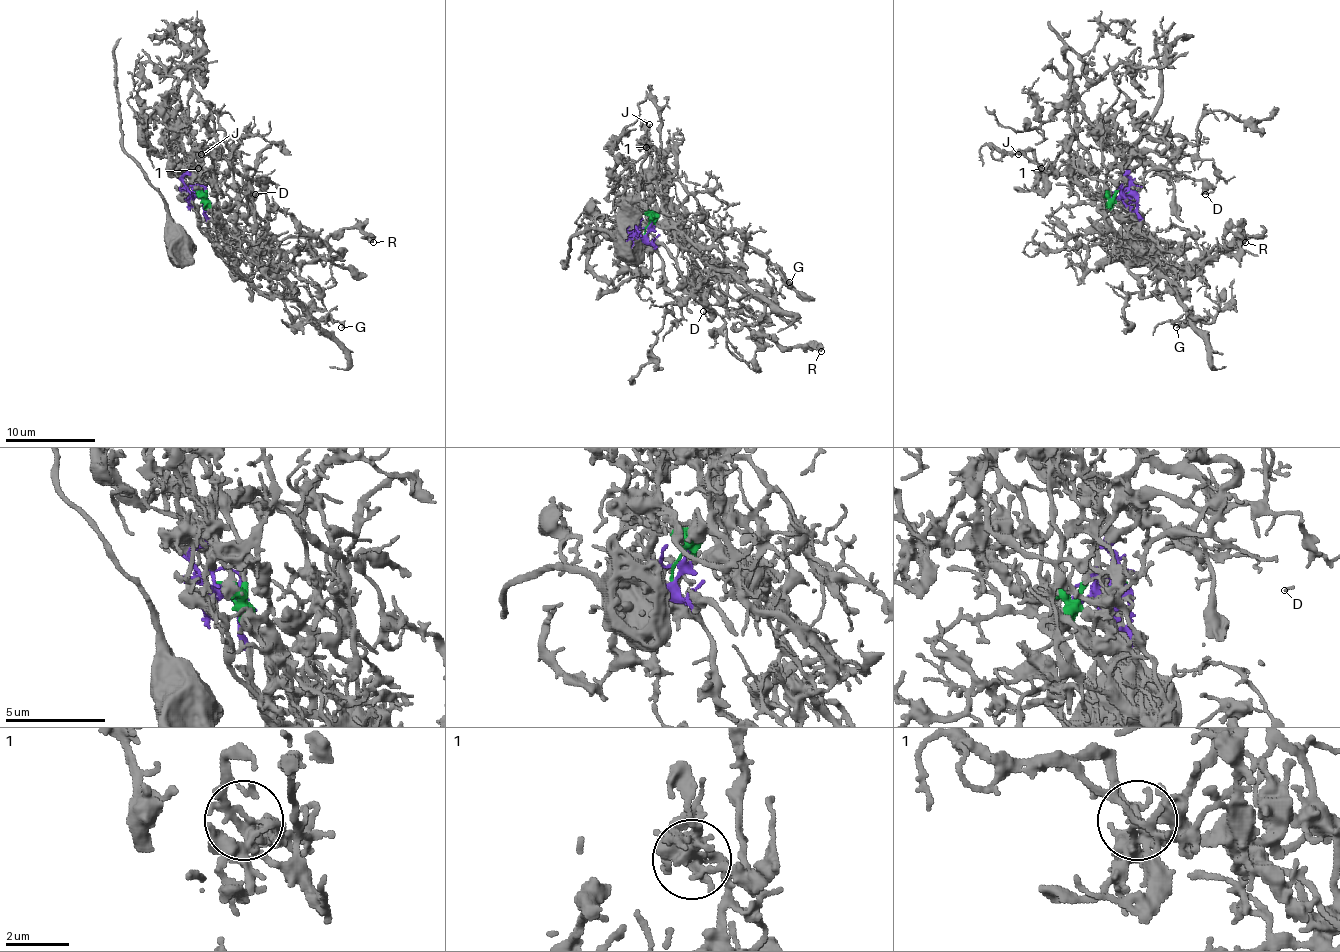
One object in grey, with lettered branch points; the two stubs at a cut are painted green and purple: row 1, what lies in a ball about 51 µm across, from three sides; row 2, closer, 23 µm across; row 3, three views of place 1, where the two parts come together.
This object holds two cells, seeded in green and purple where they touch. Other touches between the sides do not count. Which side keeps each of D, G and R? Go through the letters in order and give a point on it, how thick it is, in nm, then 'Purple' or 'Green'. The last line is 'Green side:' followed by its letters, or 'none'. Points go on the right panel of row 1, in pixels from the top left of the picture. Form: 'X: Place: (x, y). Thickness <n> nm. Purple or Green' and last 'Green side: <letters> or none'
D: Place: (1205, 194). Thickness 90 nm. Purple
G: Place: (1176, 327). Thickness 150 nm. Green
R: Place: (1245, 242). Thickness 320 nm. Purple
Green side: G

